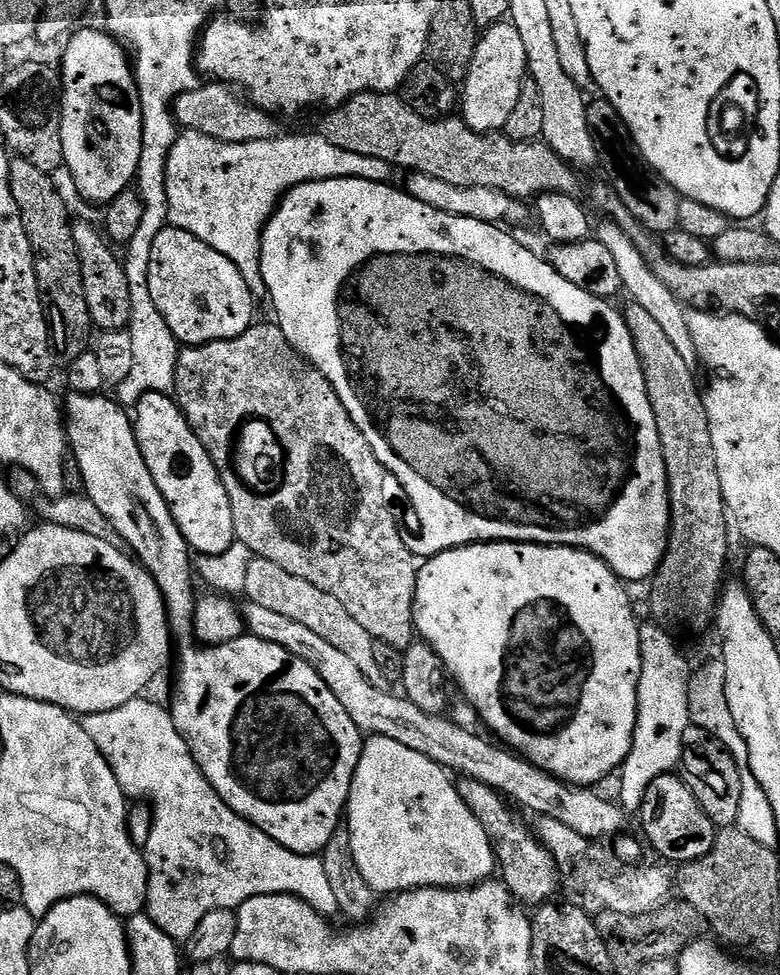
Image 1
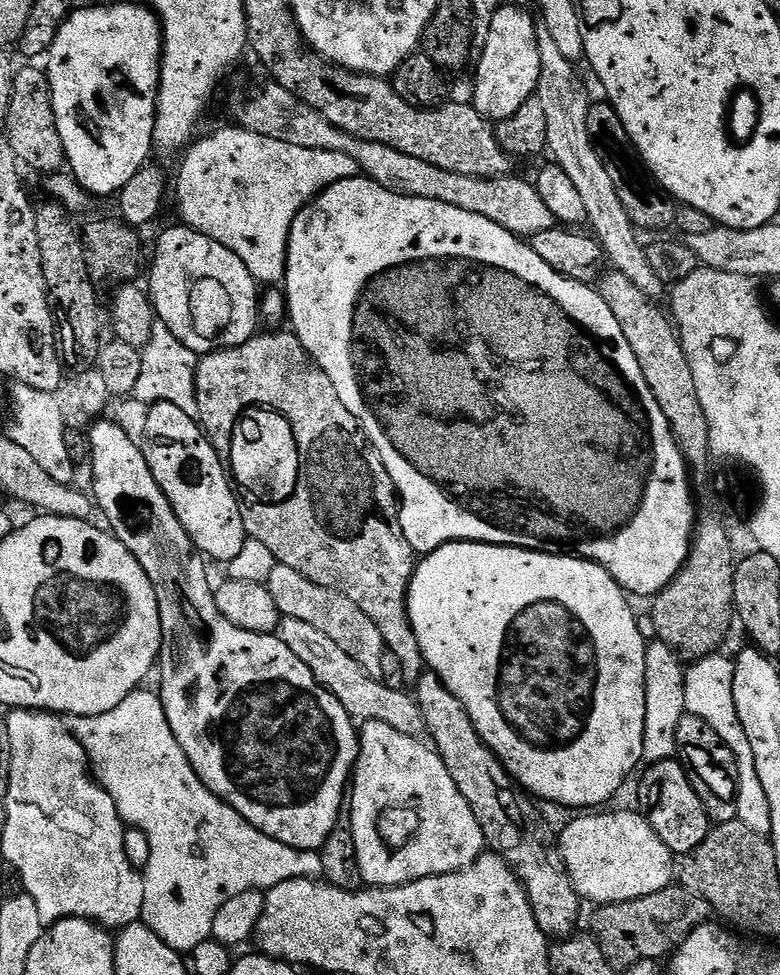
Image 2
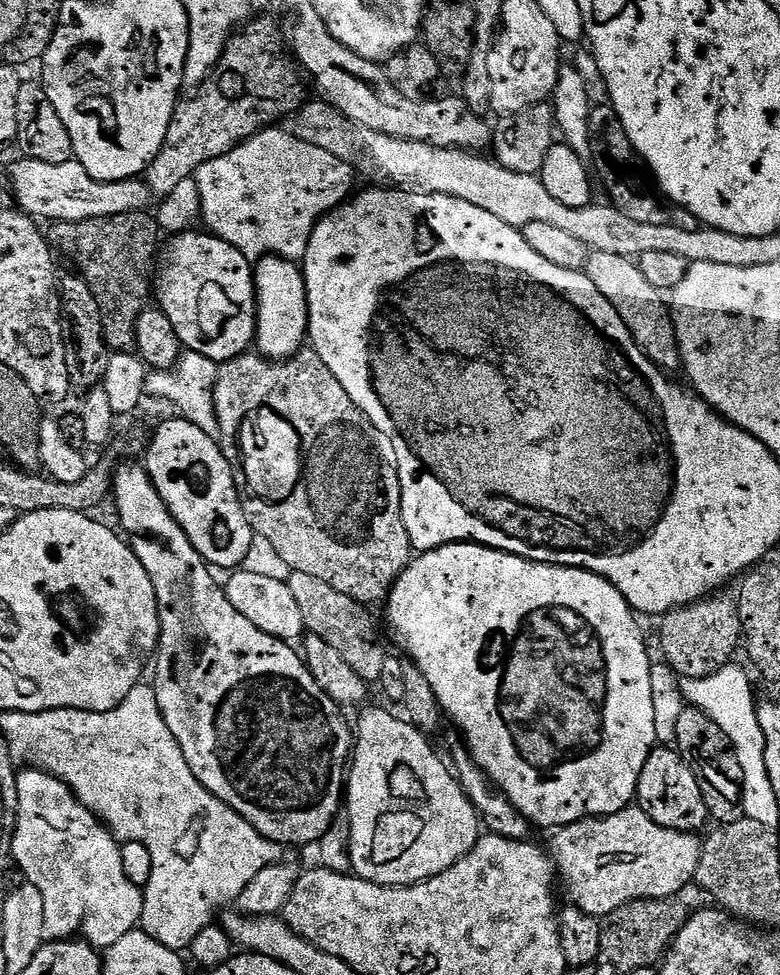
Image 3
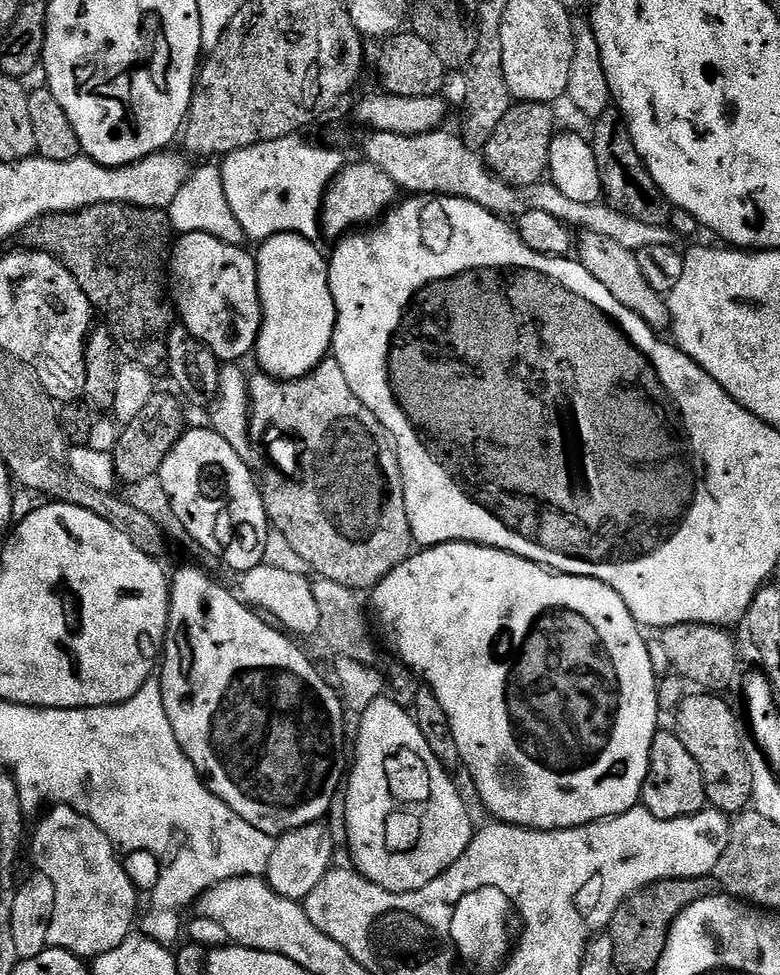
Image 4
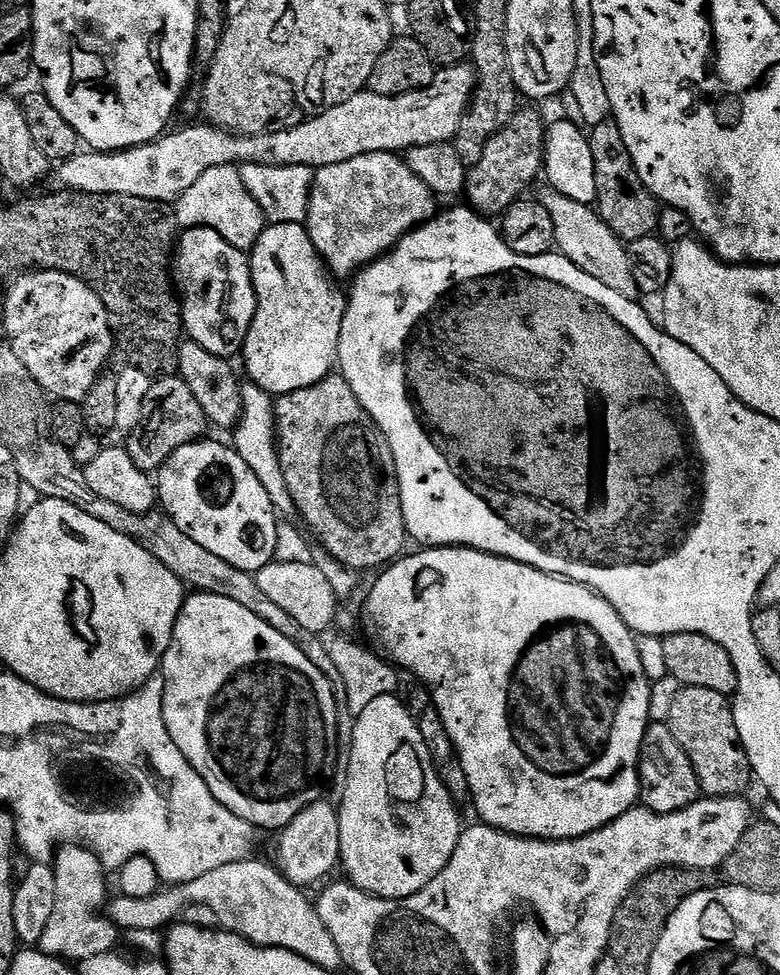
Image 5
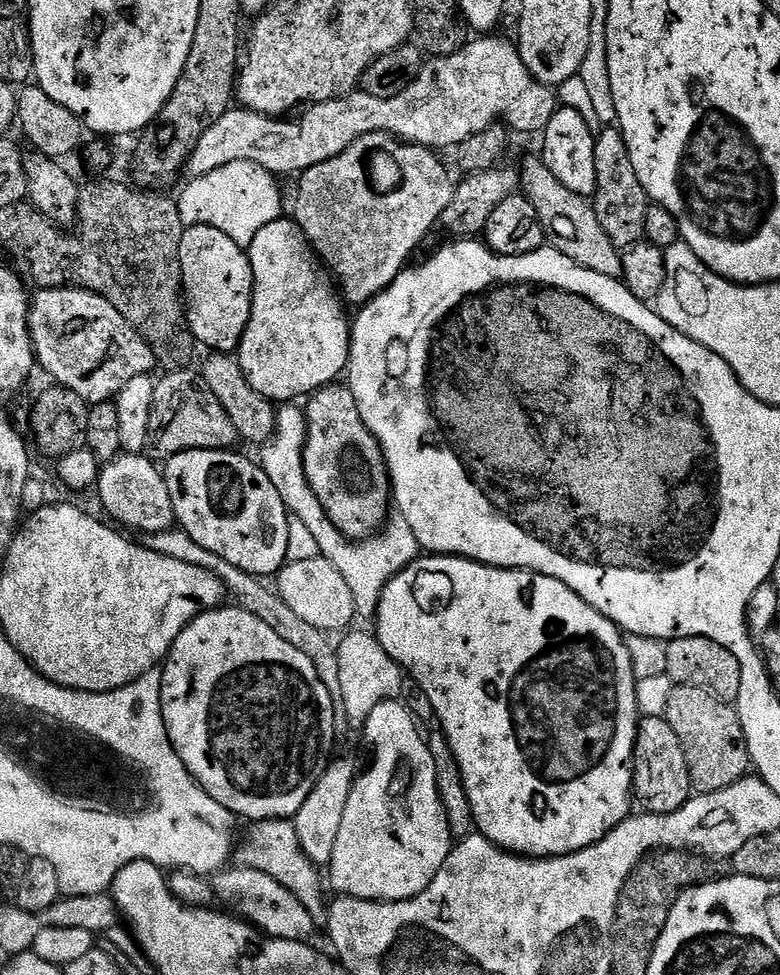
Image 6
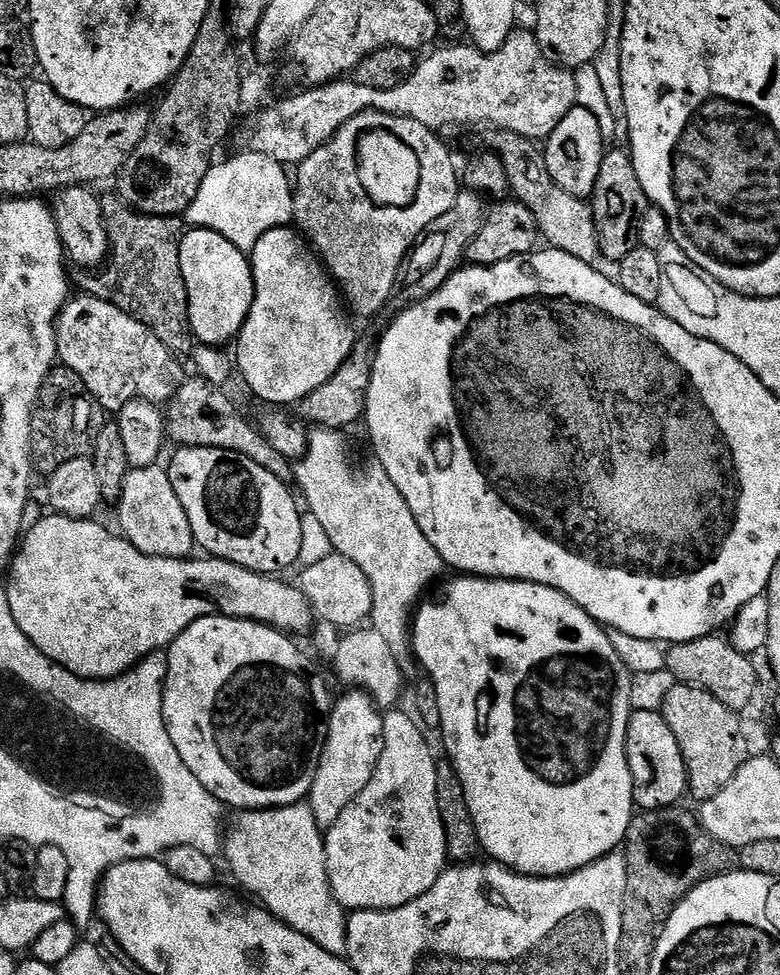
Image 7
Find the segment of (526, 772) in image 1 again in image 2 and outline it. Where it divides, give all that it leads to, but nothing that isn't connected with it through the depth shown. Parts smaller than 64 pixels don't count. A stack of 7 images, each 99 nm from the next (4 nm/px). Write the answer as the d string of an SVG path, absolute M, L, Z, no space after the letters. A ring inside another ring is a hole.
M285 617L281 621L278 634L290 650L298 654L298 658L309 666L311 672L315 674L315 680L338 698L341 706L352 719L360 722L365 720L386 722L399 733L417 738L425 733L424 719L415 697L409 693L407 695L407 691L403 689L392 688L383 681L367 676L354 658L310 623Z

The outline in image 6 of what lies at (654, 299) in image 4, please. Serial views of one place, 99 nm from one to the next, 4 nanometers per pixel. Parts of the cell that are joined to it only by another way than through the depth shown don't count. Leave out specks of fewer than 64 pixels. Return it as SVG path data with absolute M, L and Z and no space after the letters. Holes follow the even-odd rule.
M539 155L526 157L518 171L523 195L528 197L530 206L538 210L538 218L557 253L586 270L594 270L603 276L623 277L621 249L606 238L606 230L602 230L602 222L598 222L598 214L592 209L589 197L566 190L566 186L554 178L554 170L550 170Z

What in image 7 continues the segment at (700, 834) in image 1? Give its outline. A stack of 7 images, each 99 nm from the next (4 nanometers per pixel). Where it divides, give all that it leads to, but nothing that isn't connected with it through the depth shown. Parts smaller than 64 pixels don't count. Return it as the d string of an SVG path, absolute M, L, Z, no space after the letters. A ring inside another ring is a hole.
M660 712L631 713L628 729L623 729L624 753L632 775L632 799L637 809L653 812L656 808L670 808L681 803L688 792L688 771L674 738L674 730L666 726Z

